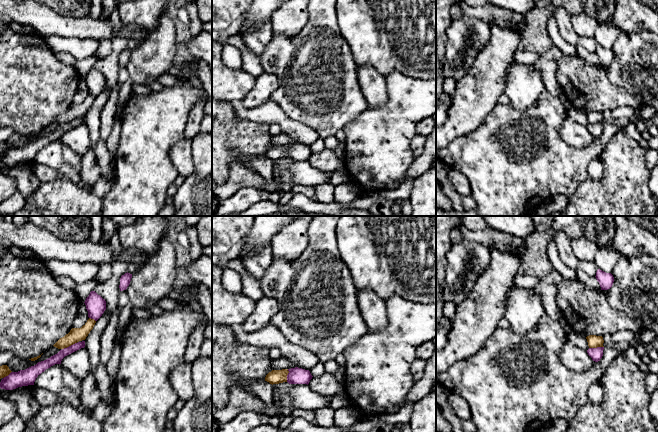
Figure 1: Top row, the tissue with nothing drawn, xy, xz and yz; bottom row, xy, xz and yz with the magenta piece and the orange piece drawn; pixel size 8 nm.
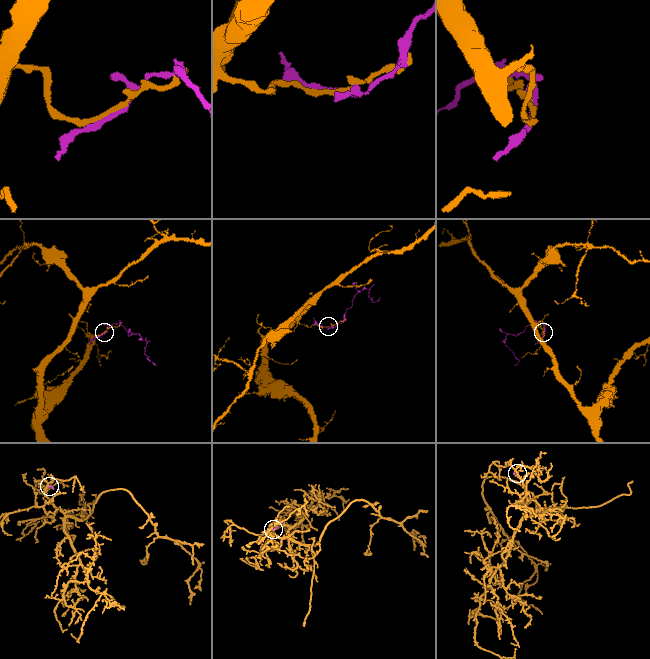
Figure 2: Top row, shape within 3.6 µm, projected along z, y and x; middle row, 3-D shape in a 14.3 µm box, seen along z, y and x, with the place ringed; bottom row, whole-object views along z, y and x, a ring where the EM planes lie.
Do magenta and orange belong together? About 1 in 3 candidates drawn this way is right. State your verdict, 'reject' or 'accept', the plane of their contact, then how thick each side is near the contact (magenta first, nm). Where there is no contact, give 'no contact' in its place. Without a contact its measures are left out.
reject; meets magenta in xy; 80 nm thick on the magenta side, 120 nm on the other

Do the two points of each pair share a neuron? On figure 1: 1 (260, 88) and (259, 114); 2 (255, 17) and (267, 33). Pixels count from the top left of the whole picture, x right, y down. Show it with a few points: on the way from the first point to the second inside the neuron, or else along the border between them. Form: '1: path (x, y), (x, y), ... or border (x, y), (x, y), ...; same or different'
1: border (255, 82), (242, 101), (248, 109); different
2: border (270, 18), (258, 27), (246, 29), (240, 34); different

